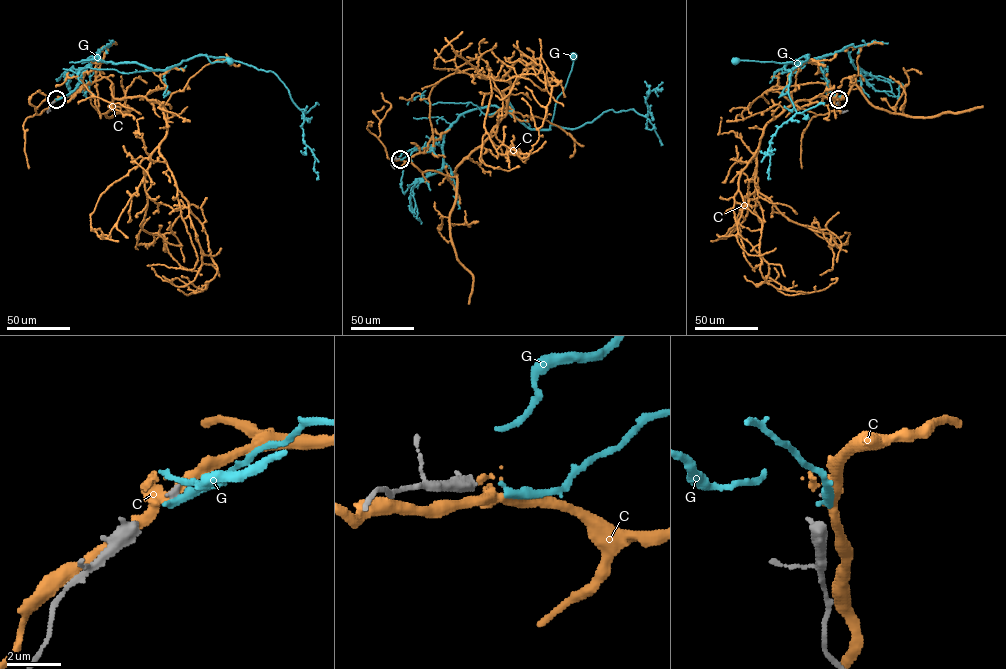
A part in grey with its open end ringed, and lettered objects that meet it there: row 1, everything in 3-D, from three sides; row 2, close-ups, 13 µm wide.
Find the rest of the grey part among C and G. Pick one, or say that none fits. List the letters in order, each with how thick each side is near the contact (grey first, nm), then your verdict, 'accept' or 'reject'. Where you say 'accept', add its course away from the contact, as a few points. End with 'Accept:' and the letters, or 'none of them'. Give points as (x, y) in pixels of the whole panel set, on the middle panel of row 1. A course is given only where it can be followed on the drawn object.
C: 180/320 nm | reject
G: 180/400 nm | reject
Accept: none of them

